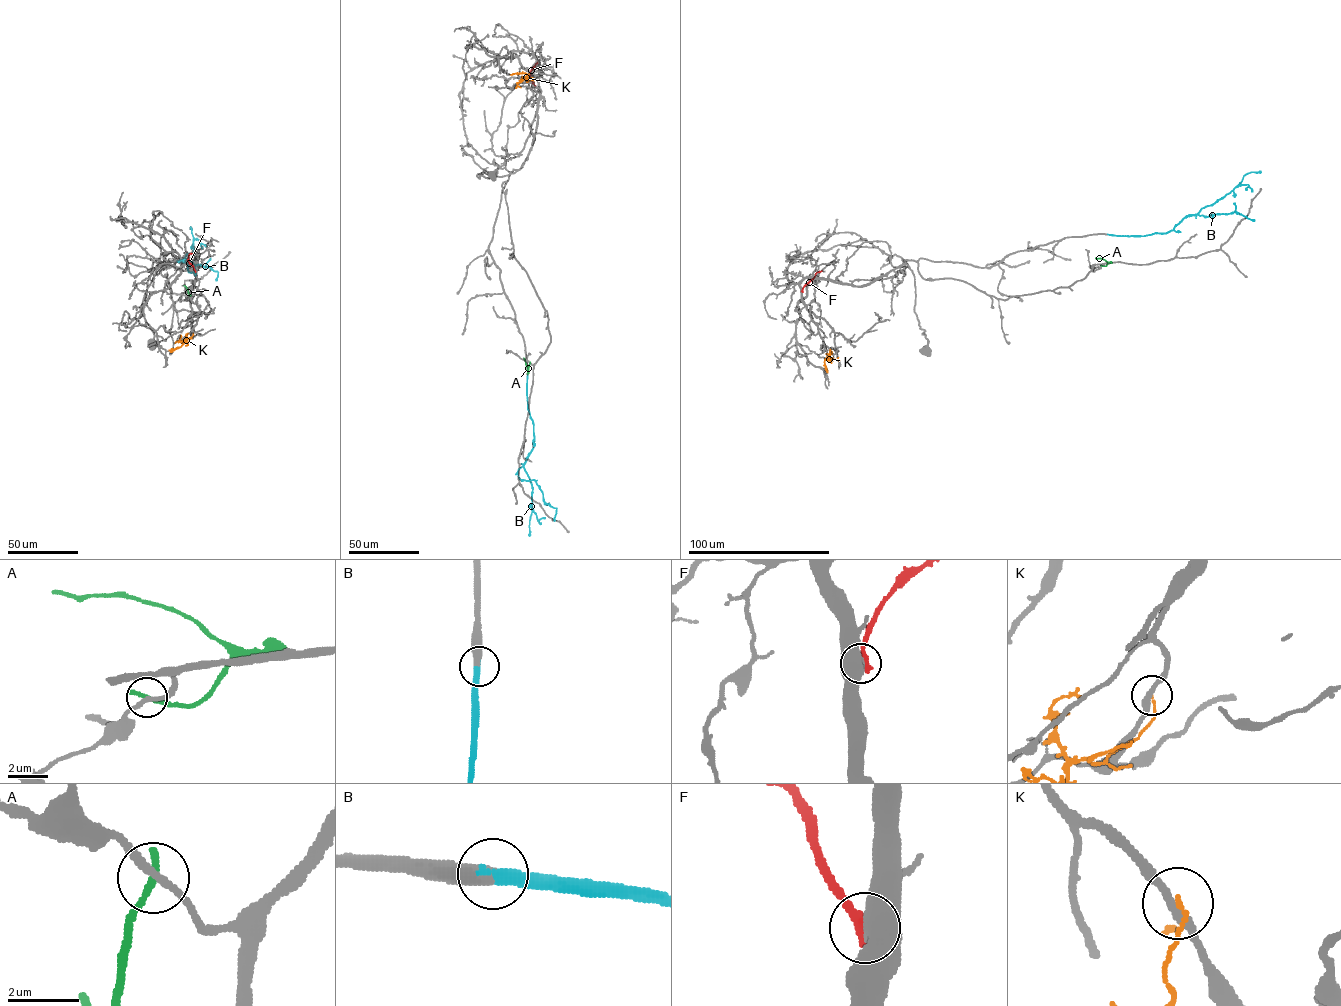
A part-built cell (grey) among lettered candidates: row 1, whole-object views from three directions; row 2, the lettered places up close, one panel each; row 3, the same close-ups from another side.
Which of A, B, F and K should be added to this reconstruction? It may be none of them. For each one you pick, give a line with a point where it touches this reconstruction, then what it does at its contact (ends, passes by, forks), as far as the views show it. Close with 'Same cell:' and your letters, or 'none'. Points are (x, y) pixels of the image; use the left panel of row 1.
B: contact (188, 264); it ends
Same cell: B

